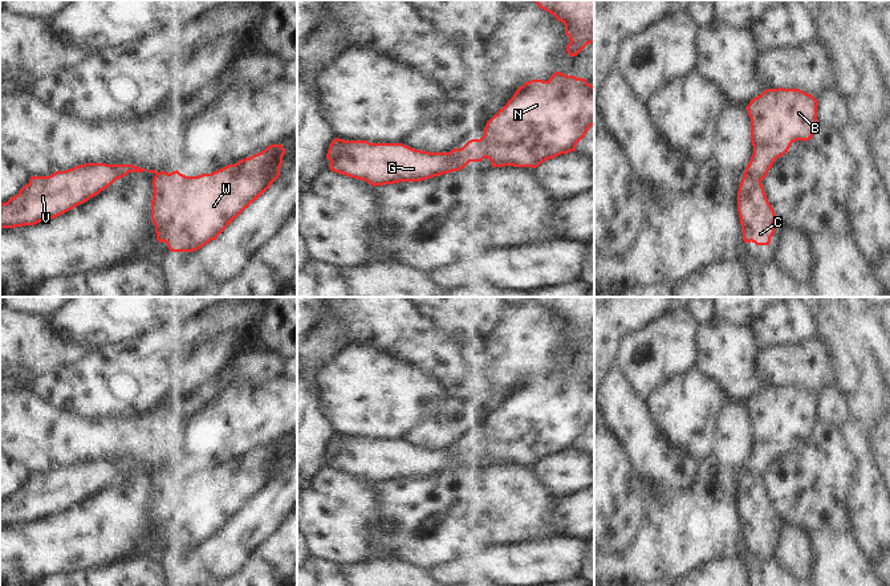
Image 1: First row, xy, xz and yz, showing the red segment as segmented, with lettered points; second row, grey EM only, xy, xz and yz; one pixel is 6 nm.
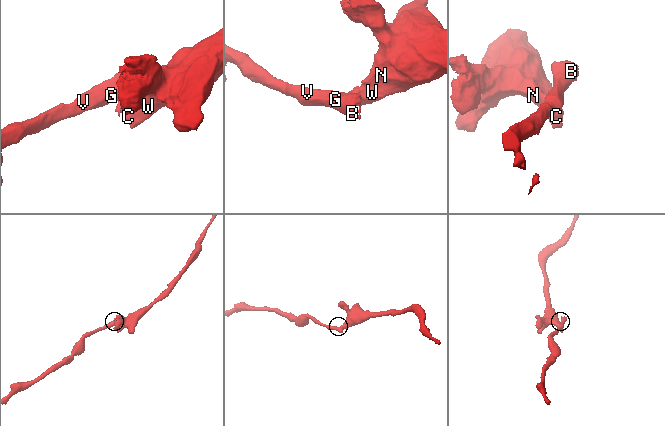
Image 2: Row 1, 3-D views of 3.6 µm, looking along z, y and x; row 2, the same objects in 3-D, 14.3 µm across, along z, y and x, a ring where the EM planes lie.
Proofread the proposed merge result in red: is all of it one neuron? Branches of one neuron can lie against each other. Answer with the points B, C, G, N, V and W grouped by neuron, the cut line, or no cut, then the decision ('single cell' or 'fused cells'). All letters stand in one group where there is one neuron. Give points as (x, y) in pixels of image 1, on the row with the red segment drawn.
B G V / C N W; cut in xz along (447, 153), (463, 154), (470, 161); fused cells

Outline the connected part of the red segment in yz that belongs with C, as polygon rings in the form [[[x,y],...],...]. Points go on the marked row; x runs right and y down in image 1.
[[[743,176],[737,191],[737,212],[744,243],[769,245],[775,233],[773,223],[779,221],[769,204],[761,182]]]

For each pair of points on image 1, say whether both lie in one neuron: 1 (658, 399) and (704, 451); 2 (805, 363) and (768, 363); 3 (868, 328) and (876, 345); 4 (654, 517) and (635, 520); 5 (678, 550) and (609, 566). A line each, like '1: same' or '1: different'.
1: same
2: same
3: same
4: different
5: same

